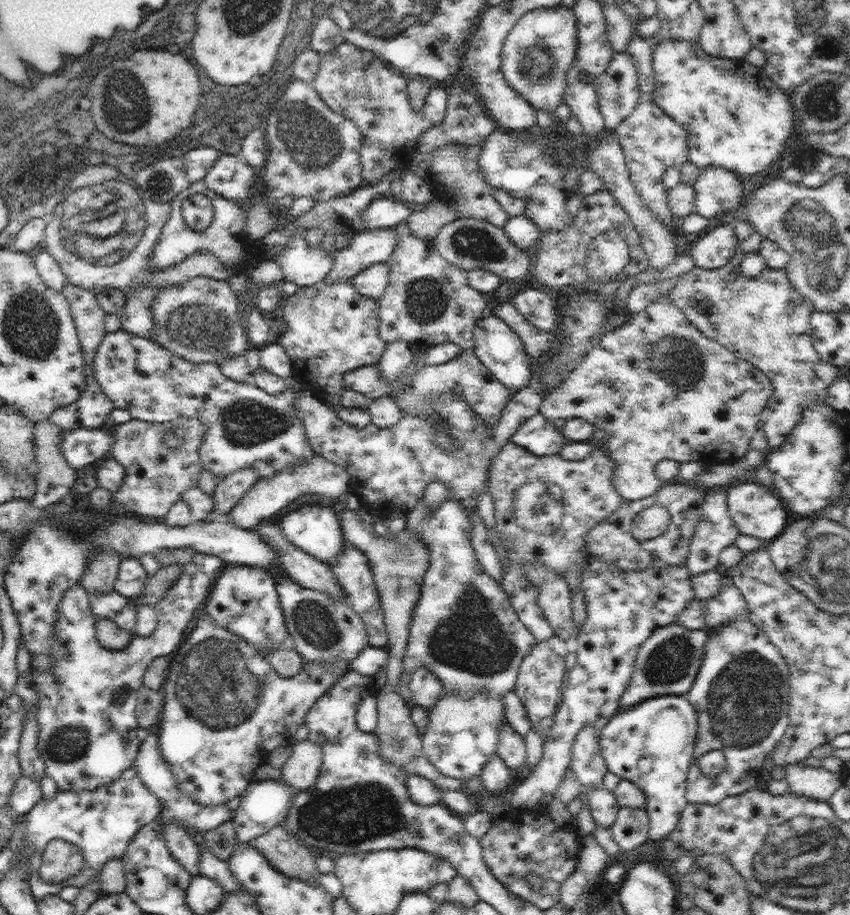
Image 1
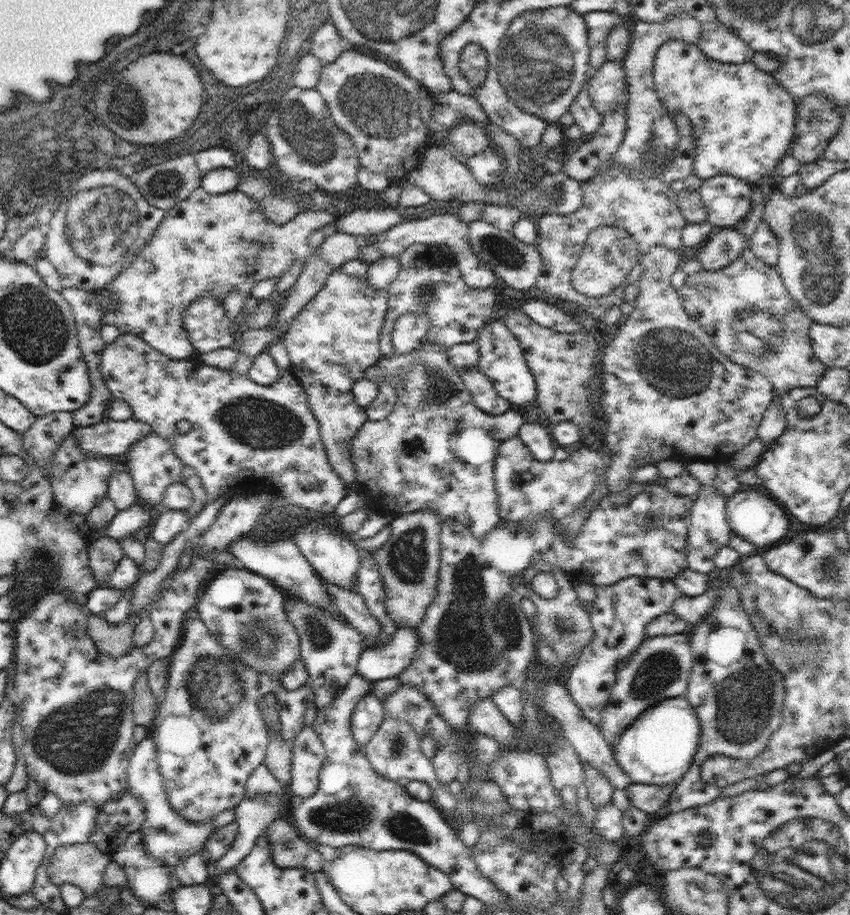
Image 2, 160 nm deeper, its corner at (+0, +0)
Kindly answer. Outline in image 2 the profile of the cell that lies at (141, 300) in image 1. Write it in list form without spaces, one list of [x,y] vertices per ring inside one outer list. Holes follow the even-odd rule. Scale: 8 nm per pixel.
[[[199,185],[198,189],[194,189],[188,196],[188,199],[182,199],[182,203],[176,202],[170,210],[165,212],[162,224],[154,231],[146,246],[128,266],[122,269],[122,272],[116,276],[116,280],[106,286],[105,290],[117,296],[119,303],[113,312],[107,311],[100,305],[103,312],[102,322],[117,326],[122,333],[139,336],[146,344],[174,360],[184,360],[196,350],[185,331],[183,312],[197,298],[211,294],[223,303],[223,298],[226,298],[234,289],[238,289],[242,294],[250,295],[256,283],[266,279],[277,280],[284,276],[294,263],[302,263],[304,268],[312,255],[322,255],[334,268],[338,268],[344,261],[358,259],[360,248],[374,244],[377,239],[377,234],[363,237],[334,229],[328,231],[324,242],[317,250],[314,250],[309,245],[309,236],[316,229],[330,228],[334,222],[336,222],[336,217],[331,209],[314,208],[301,211],[286,224],[272,224],[264,218],[260,205],[242,191],[208,194]]]

